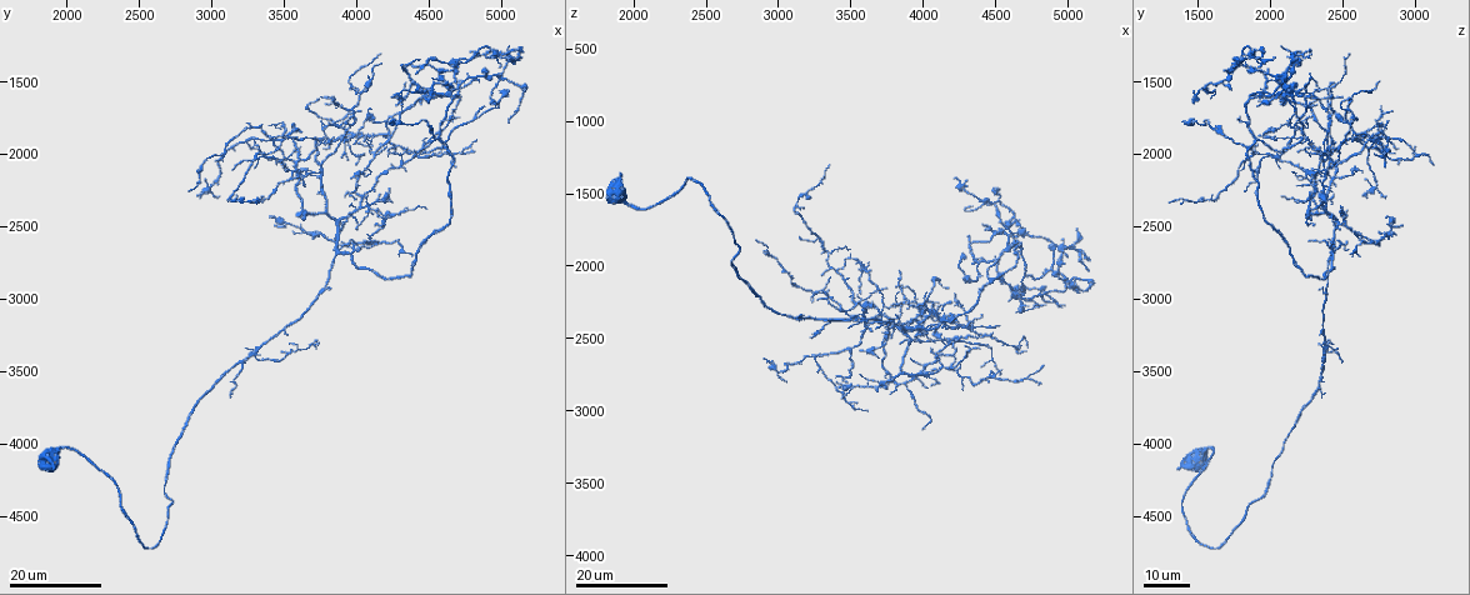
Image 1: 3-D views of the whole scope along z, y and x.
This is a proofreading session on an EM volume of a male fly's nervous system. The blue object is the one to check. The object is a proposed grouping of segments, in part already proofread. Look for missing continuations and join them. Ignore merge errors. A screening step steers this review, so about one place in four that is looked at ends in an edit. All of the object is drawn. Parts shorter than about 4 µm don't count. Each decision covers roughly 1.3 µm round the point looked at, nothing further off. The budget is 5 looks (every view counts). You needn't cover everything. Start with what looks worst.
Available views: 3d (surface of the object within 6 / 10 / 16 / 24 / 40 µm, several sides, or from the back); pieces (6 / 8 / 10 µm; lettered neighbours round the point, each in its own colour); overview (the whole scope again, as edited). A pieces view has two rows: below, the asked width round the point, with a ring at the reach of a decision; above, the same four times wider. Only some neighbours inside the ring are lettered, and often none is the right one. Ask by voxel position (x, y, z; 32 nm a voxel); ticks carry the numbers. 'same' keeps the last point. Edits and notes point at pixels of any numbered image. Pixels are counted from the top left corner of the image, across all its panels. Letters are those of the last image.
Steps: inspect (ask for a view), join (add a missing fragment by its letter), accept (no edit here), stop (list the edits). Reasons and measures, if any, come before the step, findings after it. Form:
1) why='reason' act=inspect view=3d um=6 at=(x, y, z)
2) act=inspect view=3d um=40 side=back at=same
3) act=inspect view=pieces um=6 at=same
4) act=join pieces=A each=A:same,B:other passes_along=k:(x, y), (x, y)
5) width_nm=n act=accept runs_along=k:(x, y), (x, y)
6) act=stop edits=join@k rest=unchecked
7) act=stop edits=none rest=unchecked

why='an open end' act=inspect view=3d um=16 at=(4680, 2100, 2780)

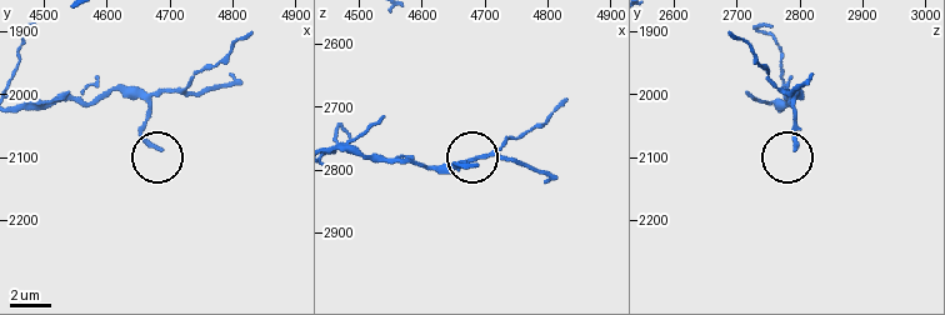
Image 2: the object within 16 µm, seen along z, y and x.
why='what lies round it' act=inspect view=pieces um=8 at=(4680, 2085, 2790)

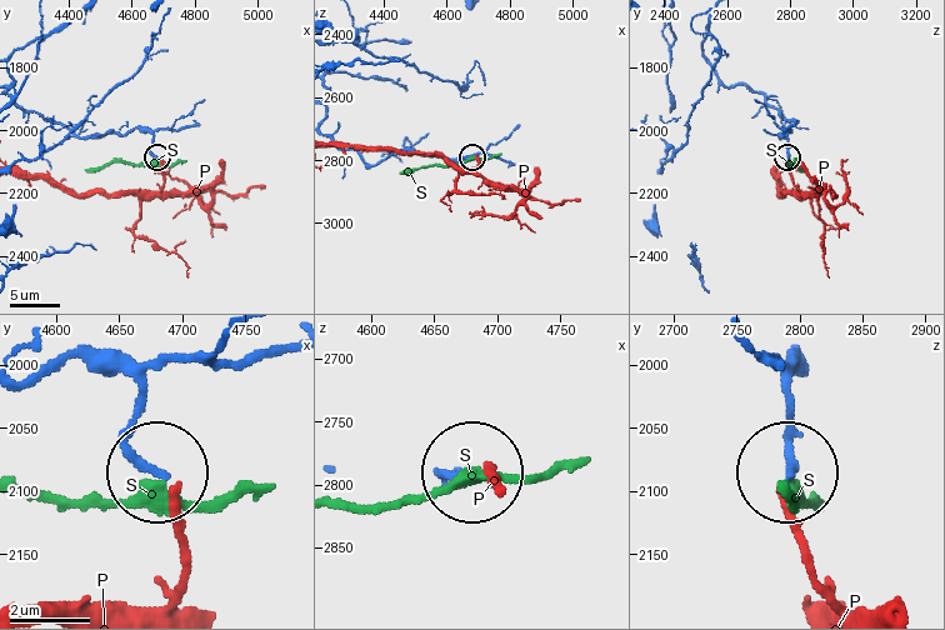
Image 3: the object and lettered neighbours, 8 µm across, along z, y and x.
act=accept each=P:other,S:other runs_along=3:(26, 113), (81, 136), (141, 129), (156, 155) found='no lettered fragment goes on from it'

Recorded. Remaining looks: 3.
why='branch stops here' act=inspect view=3d um=24 at=(4880, 1680, 2240)

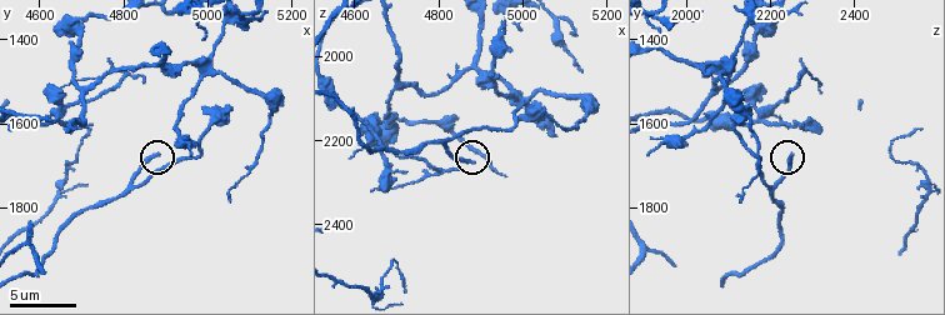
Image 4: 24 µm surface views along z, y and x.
act=inspect view=pieces um=6 at=(4880, 1680, 2250)

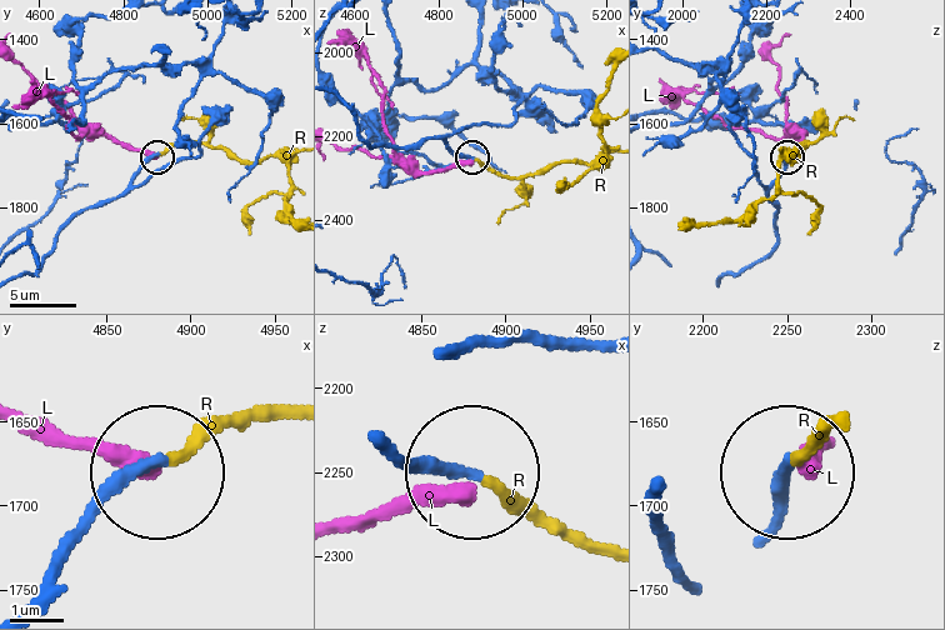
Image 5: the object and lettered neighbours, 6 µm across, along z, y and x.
act=join pieces=R each=L:other,R:same passes_along=5:(443, 143), (499, 173), (539, 175), (600, 158), (596, 105) found='it goes on there'

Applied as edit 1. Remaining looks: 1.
why='an open end' act=inspect view=pieces um=8 at=(4850, 1495, 2270)

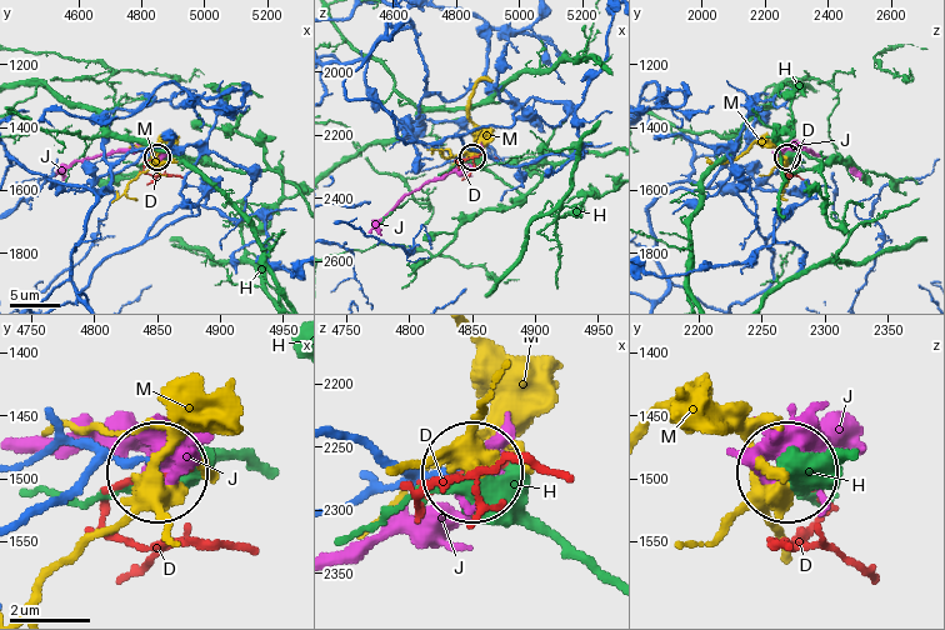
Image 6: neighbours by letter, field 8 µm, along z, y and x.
act=accept each=D:other,H:other,J:other,M:other found='none of them fits'

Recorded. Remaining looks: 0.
act=stop edits=join@5 rest=unchecked

